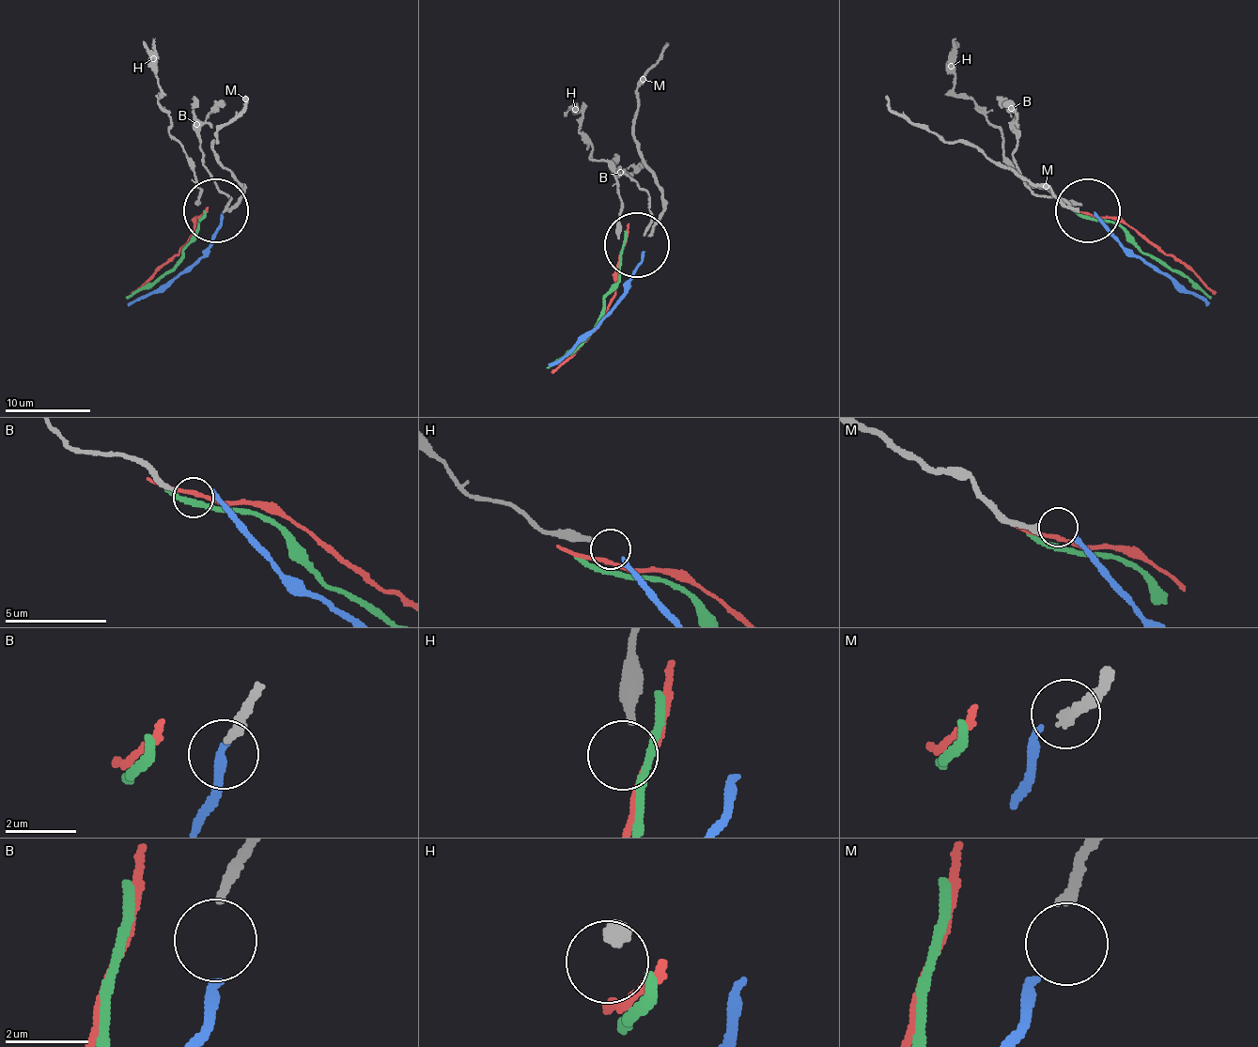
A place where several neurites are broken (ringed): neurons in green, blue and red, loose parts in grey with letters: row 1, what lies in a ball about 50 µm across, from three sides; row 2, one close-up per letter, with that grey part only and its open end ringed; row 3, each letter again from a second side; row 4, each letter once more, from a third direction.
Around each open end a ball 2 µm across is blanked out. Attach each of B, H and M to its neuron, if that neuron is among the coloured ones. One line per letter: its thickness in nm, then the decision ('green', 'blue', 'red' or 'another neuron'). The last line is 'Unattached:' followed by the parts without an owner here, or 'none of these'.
B: calibre 240 nm; another neuron
H: calibre 300 nm; another neuron
M: calibre 280 nm; blue
Unattached: B, H

